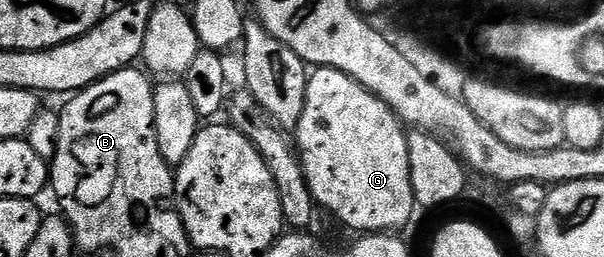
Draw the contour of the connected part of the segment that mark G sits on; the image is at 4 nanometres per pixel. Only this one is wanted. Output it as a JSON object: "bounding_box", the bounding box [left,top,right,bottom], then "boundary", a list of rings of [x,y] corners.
{"bounding_box":[294,67,418,233],"boundary":[[[317,67],[308,76],[306,109],[294,132],[294,146],[312,198],[356,233],[396,233],[418,211],[410,185],[410,153],[405,124],[374,93],[333,67]]]}

